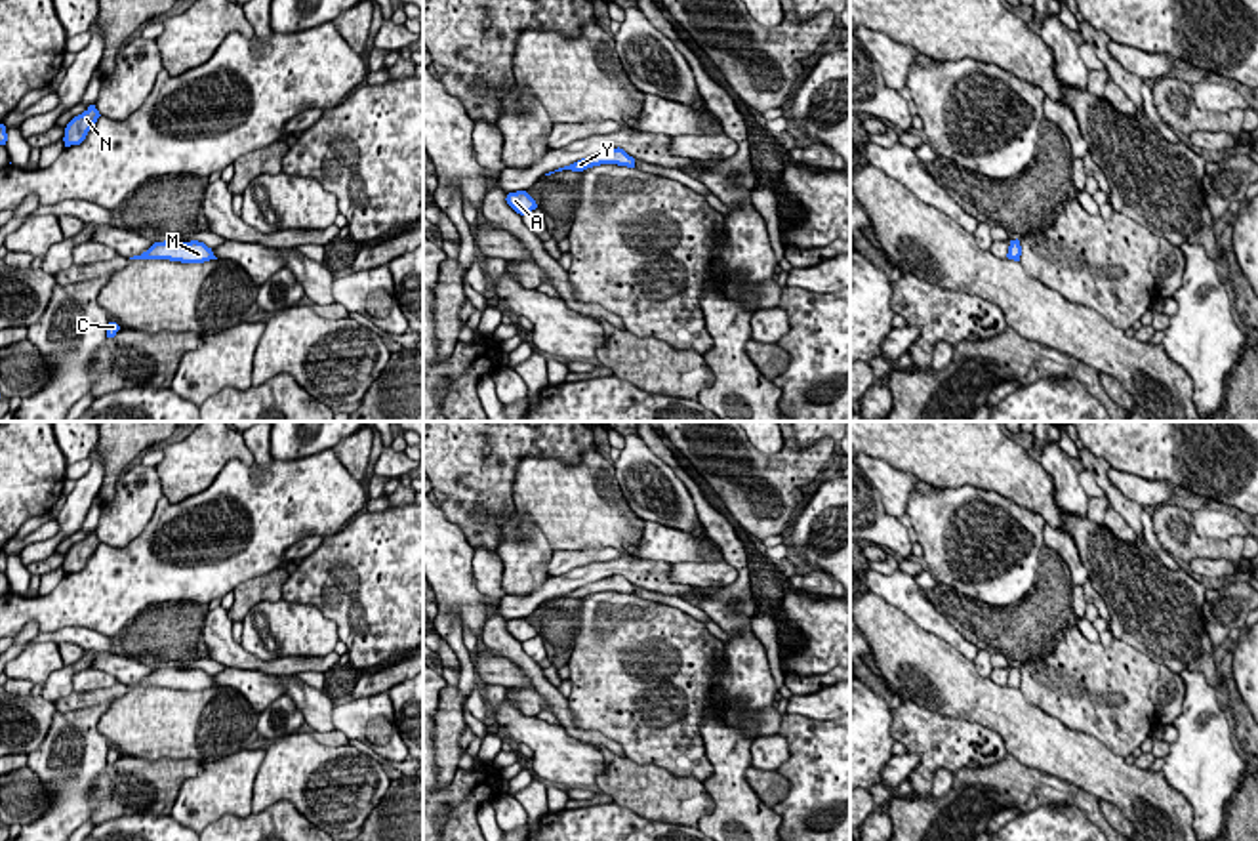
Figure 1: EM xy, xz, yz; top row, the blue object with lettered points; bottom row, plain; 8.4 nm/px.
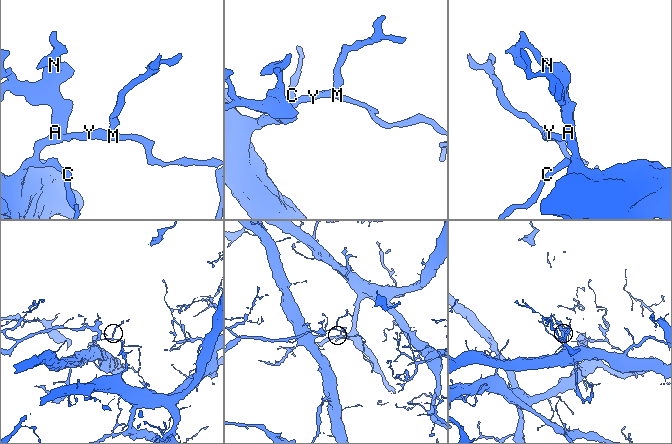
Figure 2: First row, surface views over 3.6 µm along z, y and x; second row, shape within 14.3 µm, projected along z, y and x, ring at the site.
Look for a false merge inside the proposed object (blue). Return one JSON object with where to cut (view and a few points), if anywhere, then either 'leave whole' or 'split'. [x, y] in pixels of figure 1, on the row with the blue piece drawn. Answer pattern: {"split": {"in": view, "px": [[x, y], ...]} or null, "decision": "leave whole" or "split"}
{"split": null, "decision": "leave whole"}

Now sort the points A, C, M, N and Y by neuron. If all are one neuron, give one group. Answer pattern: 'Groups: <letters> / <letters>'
Groups: A C M N Y

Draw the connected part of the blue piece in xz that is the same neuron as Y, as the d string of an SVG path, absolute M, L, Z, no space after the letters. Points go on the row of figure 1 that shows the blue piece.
M618 147L618 149L602 151L599 154L581 158L578 162L558 168L555 172L562 172L562 170L583 172L587 168L600 166L600 164L618 164L618 166L635 168L635 158Z

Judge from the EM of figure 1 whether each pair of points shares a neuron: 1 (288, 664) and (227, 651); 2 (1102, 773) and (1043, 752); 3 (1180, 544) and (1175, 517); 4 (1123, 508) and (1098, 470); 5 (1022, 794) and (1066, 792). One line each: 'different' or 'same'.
1: same
2: same
3: same
4: same
5: same

